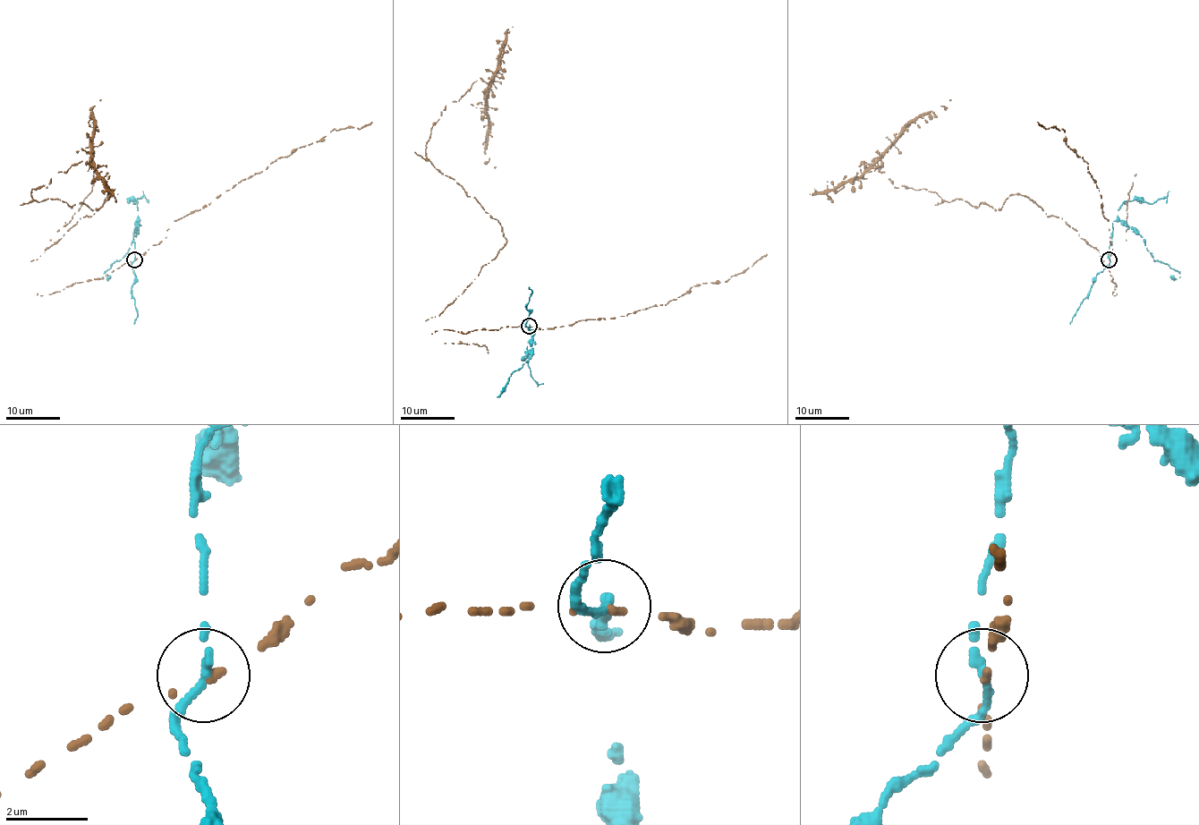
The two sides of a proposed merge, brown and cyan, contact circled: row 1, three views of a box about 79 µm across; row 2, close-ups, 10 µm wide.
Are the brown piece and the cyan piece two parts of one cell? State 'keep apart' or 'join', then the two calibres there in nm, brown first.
keep apart | 150/180 nm

